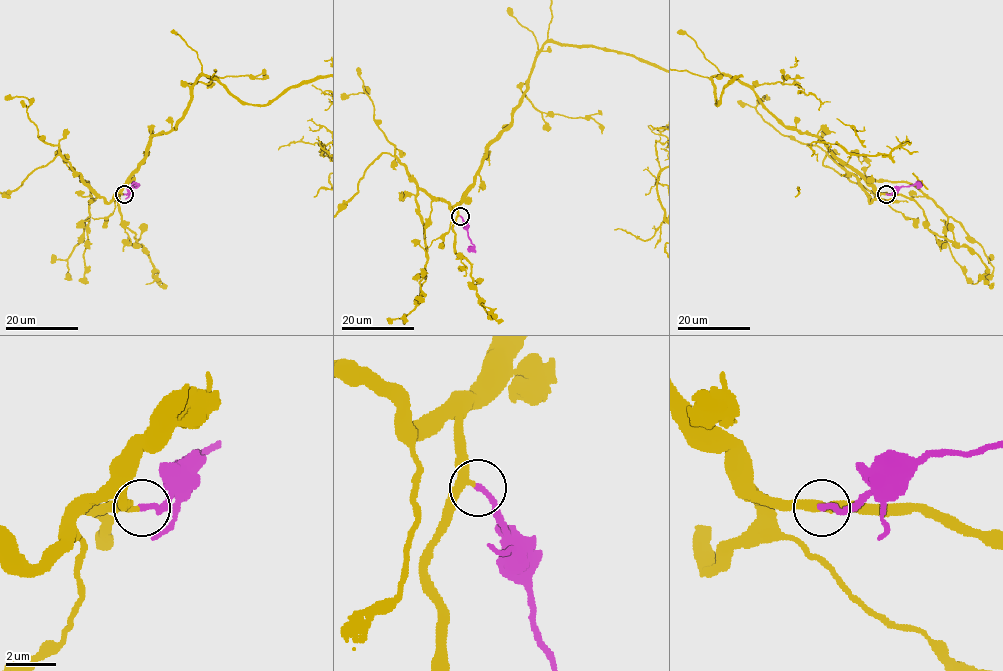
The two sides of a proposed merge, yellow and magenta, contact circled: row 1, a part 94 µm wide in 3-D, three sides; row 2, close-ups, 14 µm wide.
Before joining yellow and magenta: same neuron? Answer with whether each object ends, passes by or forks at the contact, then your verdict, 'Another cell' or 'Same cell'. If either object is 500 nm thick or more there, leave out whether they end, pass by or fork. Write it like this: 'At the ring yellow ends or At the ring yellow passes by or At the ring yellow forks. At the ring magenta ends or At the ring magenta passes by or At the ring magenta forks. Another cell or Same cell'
At the ring yellow passes by. At the ring magenta ends. Same cell

